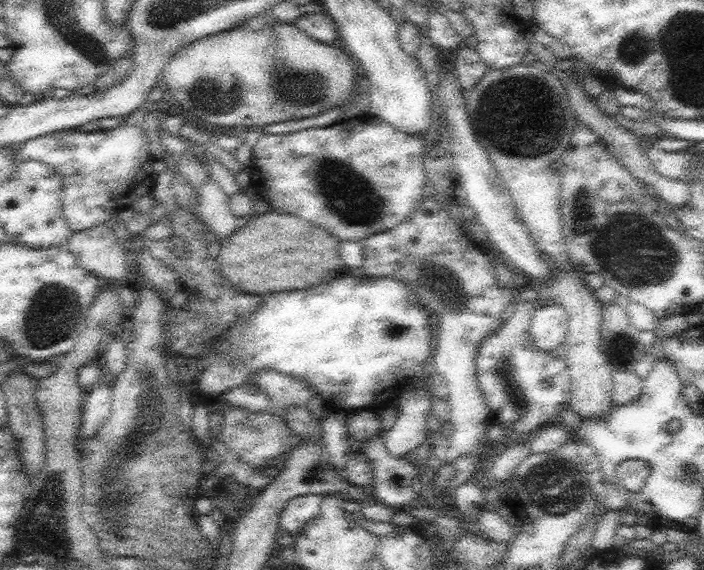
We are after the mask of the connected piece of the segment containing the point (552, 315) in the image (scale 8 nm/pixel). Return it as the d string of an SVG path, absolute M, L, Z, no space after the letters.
M557 301L541 306L532 319L529 333L542 352L551 352L562 345L569 329L567 310Z

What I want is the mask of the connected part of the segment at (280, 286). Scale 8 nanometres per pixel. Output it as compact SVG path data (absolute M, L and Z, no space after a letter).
M268 210L255 216L221 243L216 257L219 271L245 293L260 296L316 286L330 270L338 270L346 264L340 256L341 241L324 228L310 228L312 226L300 215Z

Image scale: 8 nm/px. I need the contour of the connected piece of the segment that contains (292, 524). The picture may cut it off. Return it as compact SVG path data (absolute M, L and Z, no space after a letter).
M320 494L292 498L284 506L279 529L292 535L296 534L309 520L318 516L322 502L323 498Z

